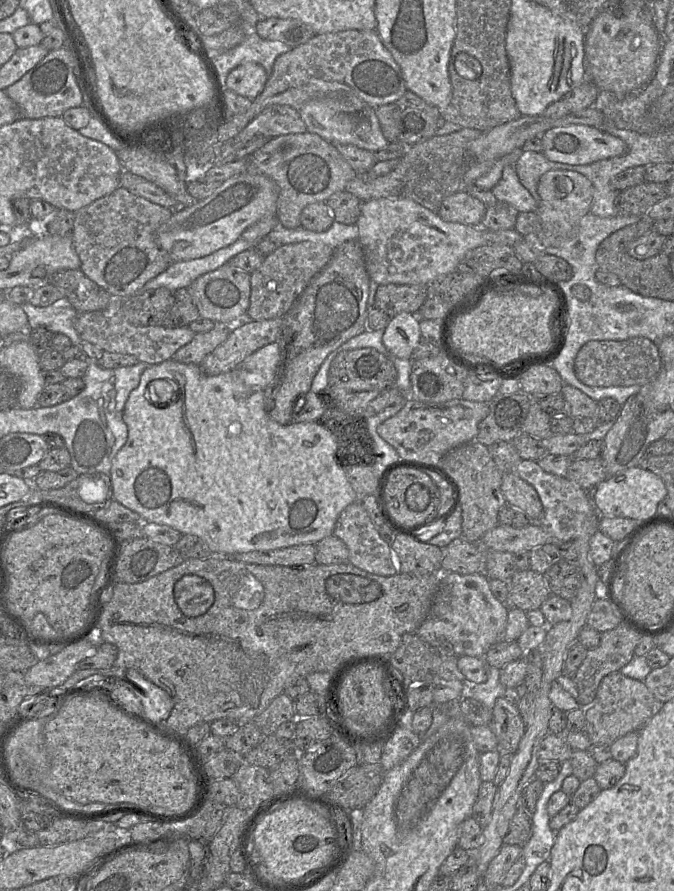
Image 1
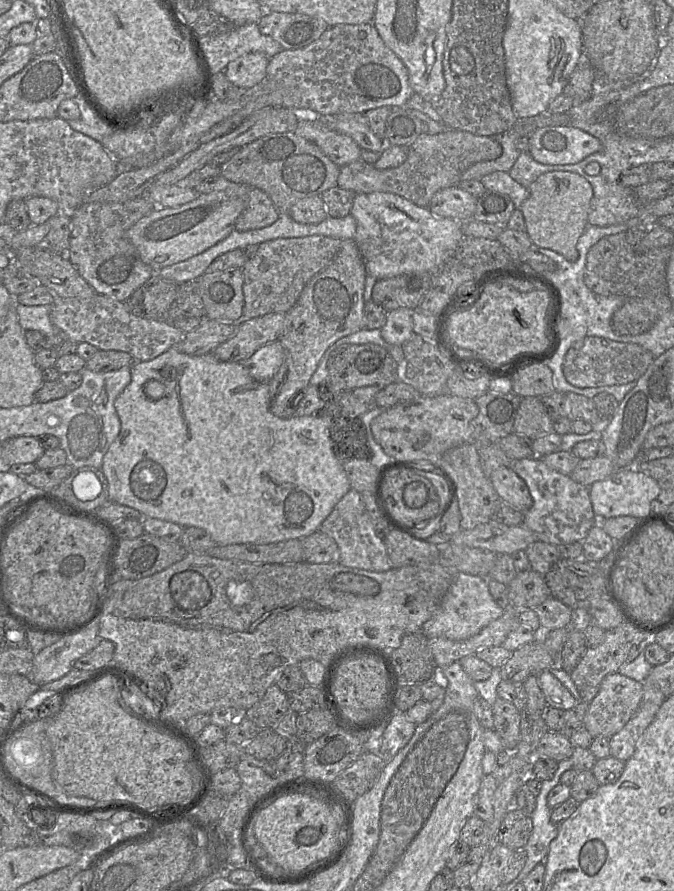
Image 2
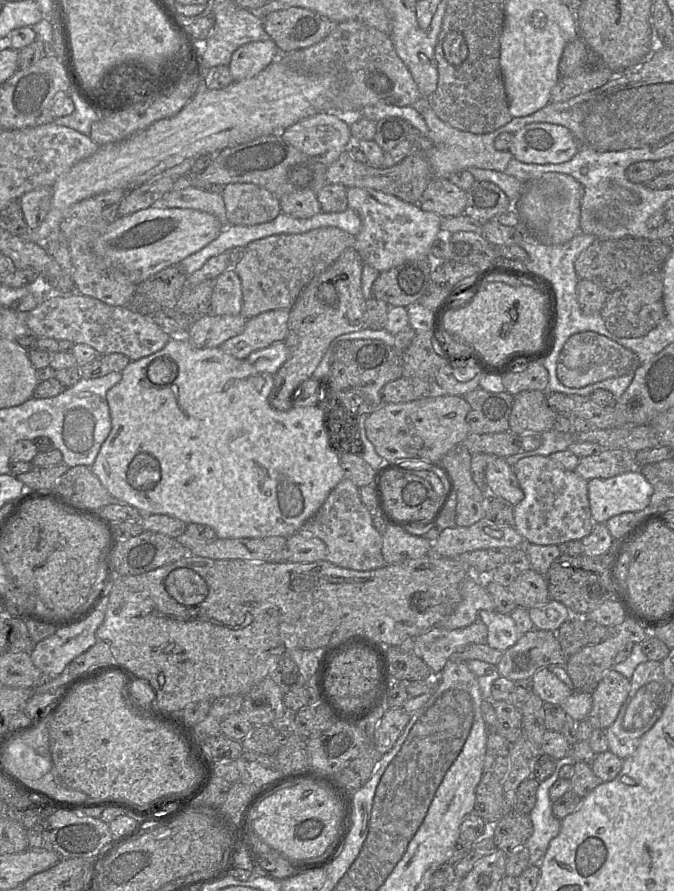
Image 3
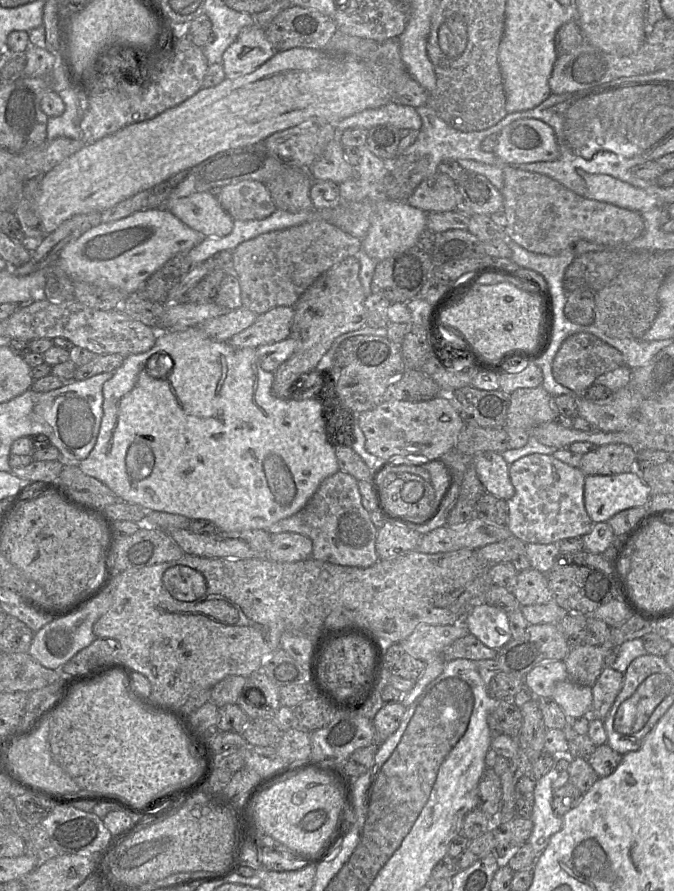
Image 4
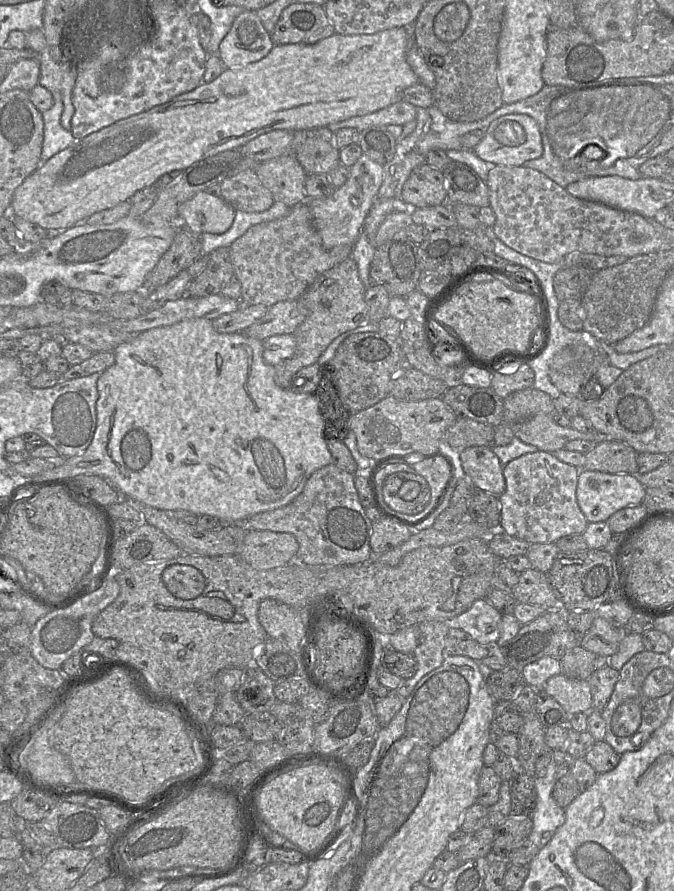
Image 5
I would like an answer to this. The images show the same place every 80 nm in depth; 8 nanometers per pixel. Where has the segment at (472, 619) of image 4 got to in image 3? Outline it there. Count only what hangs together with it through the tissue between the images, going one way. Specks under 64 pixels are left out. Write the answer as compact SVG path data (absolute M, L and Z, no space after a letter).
M495 610L480 611L478 620L487 627L486 644L502 652L512 647L523 635L517 630L510 615L501 614Z

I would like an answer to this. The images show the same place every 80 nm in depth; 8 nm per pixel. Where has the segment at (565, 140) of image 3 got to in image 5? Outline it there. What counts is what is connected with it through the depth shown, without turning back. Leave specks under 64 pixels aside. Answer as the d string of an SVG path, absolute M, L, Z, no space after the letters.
M507 114L494 120L486 129L474 153L489 164L522 166L526 161L543 154L543 143L537 122L527 114Z

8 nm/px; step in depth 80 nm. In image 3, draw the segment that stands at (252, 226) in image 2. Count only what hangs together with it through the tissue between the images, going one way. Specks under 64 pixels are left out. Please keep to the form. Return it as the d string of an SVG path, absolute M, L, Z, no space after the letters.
M252 183L226 184L221 195L228 223L231 225L266 223L282 212L278 198L265 188Z

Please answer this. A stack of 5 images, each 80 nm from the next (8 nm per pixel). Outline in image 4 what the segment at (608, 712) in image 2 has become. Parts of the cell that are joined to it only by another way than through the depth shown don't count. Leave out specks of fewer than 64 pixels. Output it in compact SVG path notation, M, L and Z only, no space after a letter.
M605 667L592 686L590 718L604 720L623 686L623 674Z

